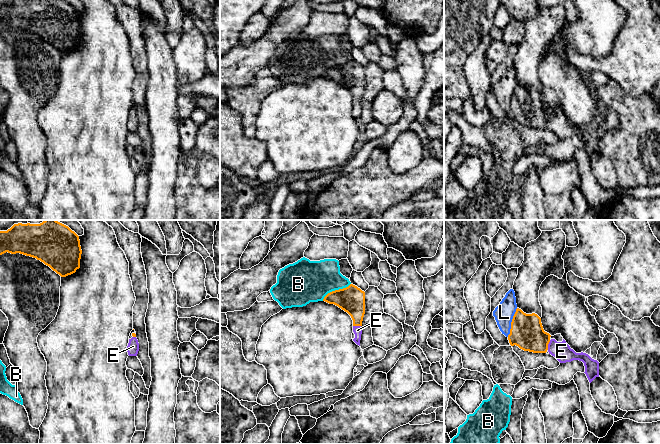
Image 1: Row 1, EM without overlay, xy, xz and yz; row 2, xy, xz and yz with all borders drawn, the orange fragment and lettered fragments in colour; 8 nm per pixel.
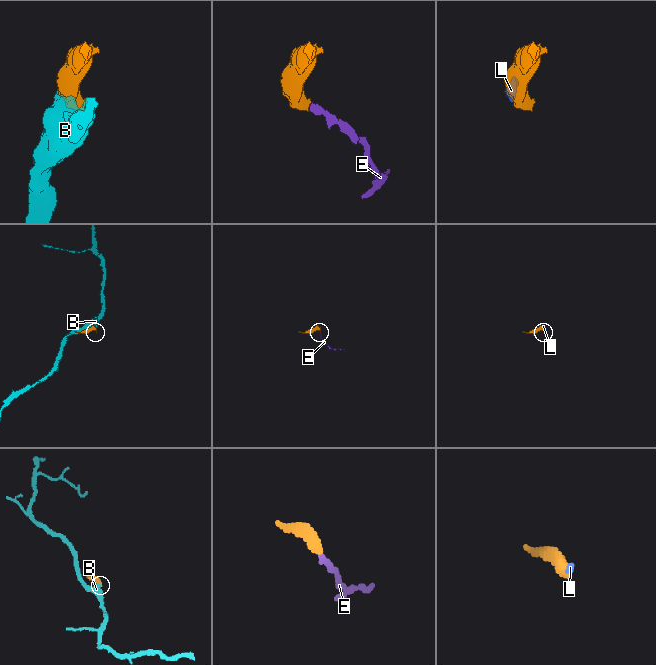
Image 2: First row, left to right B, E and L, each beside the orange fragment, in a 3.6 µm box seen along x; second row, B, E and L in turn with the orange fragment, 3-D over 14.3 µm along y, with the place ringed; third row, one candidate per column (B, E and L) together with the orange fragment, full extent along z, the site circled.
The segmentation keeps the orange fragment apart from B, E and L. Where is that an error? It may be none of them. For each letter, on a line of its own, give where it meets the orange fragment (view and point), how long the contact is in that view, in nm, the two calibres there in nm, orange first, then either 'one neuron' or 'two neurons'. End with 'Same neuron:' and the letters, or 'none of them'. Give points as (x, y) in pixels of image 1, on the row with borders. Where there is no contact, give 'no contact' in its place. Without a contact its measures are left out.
B: contact xz (335, 290); length 280 nm; calibres 220 and 340 nm; two neurons
E: contact yz (547, 345); length 80 nm; calibres 260 and 150 nm; one neuron
L: contact yz (511, 322); length 240 nm; calibres 260 and 160 nm; two neurons
Same neuron: E

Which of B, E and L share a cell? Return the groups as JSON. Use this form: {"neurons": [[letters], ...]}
{"neurons": [["B", "L"], ["E"]]}

